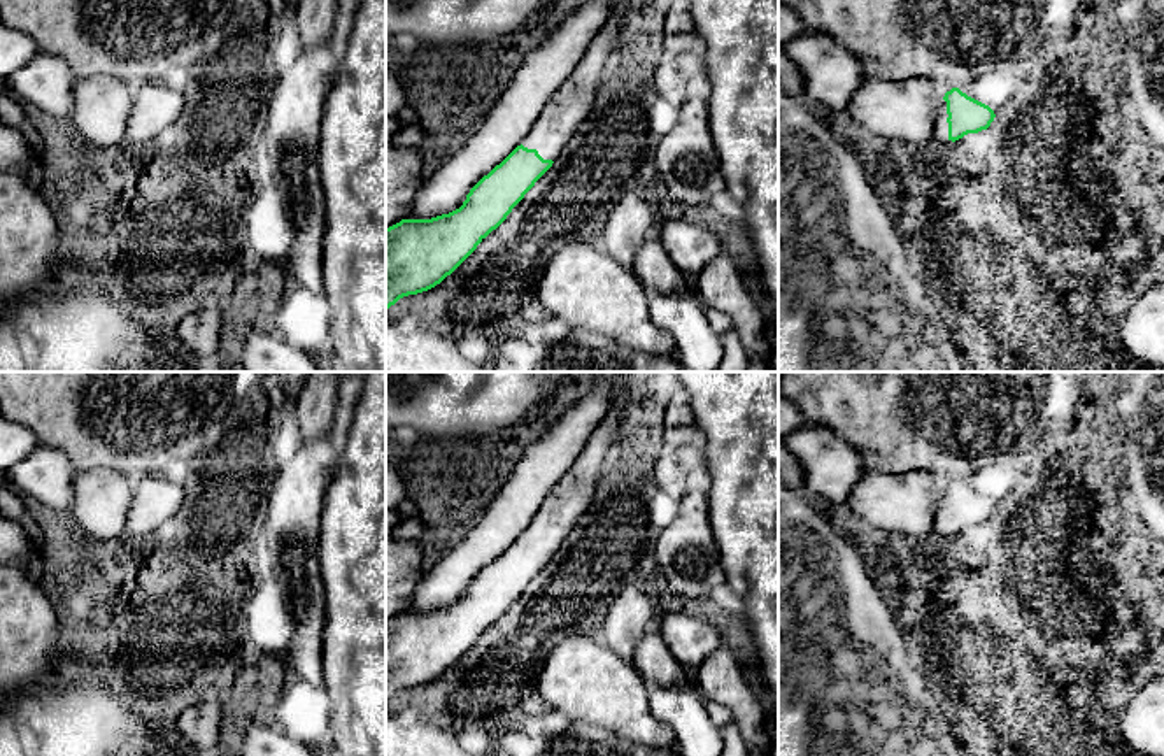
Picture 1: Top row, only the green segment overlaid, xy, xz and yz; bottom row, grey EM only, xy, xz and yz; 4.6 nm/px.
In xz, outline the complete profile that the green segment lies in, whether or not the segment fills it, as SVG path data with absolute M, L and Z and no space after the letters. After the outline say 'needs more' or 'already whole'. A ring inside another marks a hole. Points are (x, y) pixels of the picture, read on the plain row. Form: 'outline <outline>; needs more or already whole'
outline M621 389L522 537L470 582L459 602L431 612L401 612L386 621L386 703L451 668L552 560L589 510L628 405L629 389Z; needs more

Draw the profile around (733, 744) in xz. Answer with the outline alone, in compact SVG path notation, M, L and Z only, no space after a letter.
M735 723L724 726L722 730L722 752L720 756L750 756L747 742Z

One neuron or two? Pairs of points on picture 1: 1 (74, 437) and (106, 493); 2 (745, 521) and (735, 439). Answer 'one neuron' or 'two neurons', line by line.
1: two neurons
2: one neuron

